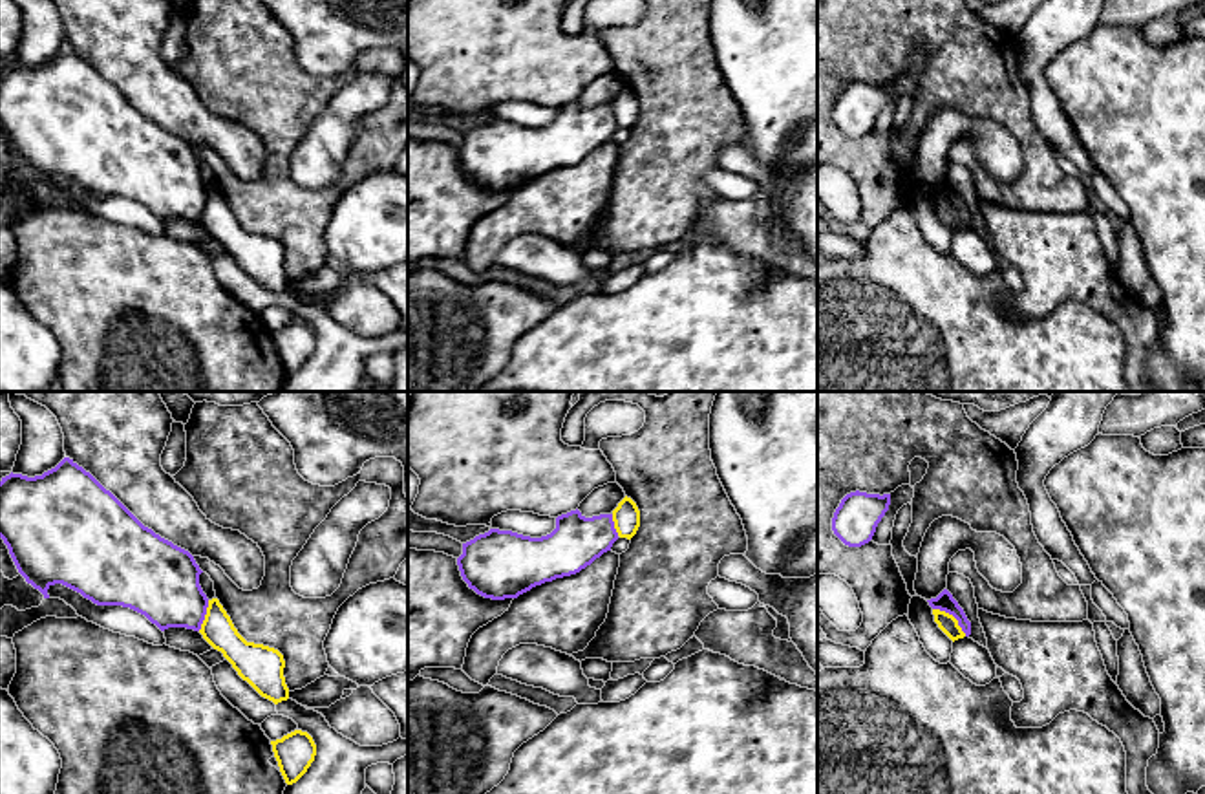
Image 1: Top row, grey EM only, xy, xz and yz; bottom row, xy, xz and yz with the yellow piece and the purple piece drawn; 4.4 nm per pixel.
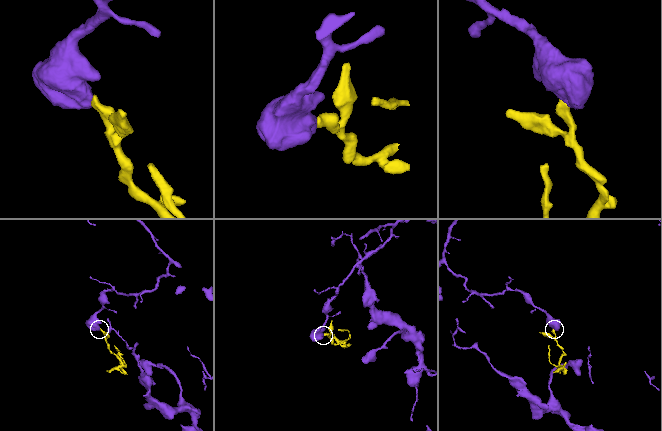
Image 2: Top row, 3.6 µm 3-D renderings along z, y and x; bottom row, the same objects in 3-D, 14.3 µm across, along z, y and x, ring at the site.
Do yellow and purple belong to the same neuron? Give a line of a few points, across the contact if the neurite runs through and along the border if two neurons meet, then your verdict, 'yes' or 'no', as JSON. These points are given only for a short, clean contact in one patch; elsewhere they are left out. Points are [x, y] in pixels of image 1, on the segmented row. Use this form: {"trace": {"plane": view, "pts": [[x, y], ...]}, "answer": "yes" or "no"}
{"trace": {"plane": "yz", "pts": [[933, 608], [948, 611], [966, 635]]}, "answer": "no"}

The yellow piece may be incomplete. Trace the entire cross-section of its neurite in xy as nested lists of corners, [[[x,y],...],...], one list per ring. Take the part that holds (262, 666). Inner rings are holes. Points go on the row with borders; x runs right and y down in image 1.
[[[218,598],[208,600],[199,633],[261,697],[274,704],[289,699],[283,655],[274,648],[247,642]]]

